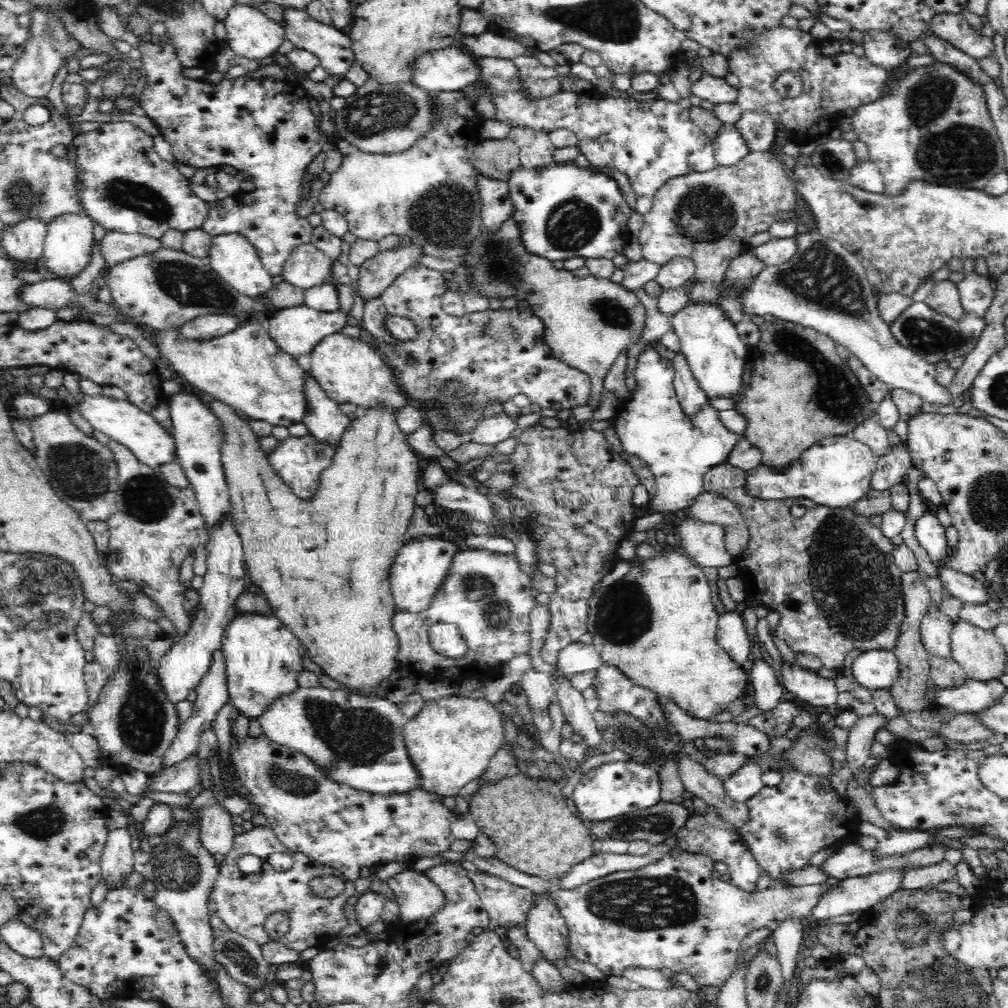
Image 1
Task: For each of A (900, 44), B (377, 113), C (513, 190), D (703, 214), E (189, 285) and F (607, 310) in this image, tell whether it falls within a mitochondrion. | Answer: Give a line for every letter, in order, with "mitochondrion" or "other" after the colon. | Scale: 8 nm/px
A: other
B: mitochondrion
C: other
D: mitochondrion
E: mitochondrion
F: mitochondrion

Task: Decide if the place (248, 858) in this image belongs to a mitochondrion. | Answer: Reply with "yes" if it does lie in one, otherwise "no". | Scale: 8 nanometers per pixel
no

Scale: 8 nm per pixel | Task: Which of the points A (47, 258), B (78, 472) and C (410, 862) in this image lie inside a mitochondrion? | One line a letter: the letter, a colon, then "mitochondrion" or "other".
A: other
B: mitochondrion
C: other

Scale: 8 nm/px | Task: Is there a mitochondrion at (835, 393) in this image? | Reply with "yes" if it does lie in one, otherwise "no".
yes

